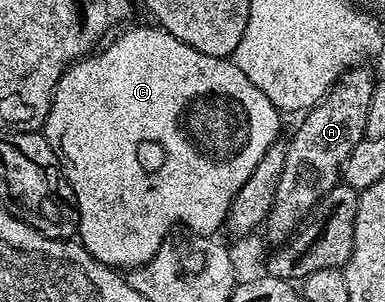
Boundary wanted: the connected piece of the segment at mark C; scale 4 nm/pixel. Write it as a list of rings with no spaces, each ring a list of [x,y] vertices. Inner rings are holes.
[[[151,26],[132,27],[129,31],[122,32],[109,47],[101,46],[95,53],[77,59],[58,81],[42,128],[44,138],[56,155],[56,160],[60,162],[64,176],[68,178],[74,196],[74,206],[80,214],[79,242],[84,244],[84,248],[98,262],[105,263],[113,269],[141,267],[146,261],[150,261],[150,257],[154,257],[162,241],[169,238],[173,230],[171,227],[175,223],[181,223],[184,226],[181,228],[198,235],[212,235],[219,227],[223,228],[238,189],[246,185],[246,177],[254,173],[254,165],[262,161],[266,149],[270,149],[270,145],[281,138],[281,112],[277,111],[270,97],[266,97],[266,93],[262,93],[262,89],[258,89],[258,85],[254,85],[254,81],[250,81],[250,77],[246,77],[246,73],[242,73],[242,69],[236,67],[231,58],[219,59],[206,53],[198,53],[190,45],[180,43],[178,37],[174,37],[163,27]]]

